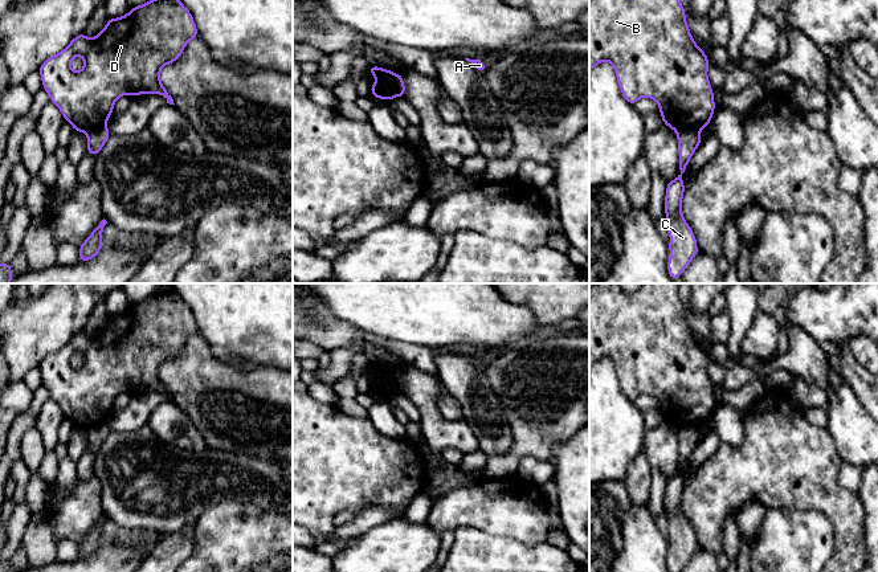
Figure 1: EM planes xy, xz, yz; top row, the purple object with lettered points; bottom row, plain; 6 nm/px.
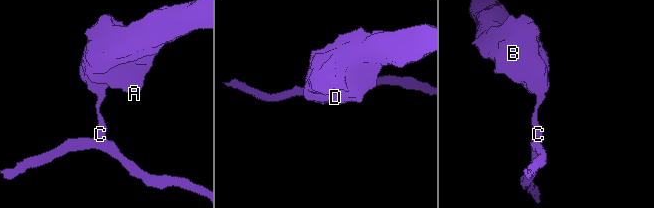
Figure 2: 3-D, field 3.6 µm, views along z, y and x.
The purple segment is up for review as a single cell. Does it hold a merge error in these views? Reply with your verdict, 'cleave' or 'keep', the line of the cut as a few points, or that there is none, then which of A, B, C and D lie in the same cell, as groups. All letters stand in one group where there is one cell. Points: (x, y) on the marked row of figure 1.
cleave; cut xz (395, 74), (392, 82), (393, 95); groups A B D / C

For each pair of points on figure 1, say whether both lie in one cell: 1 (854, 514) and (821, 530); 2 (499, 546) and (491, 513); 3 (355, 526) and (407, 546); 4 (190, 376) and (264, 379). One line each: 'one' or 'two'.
1: two
2: two
3: two
4: one

